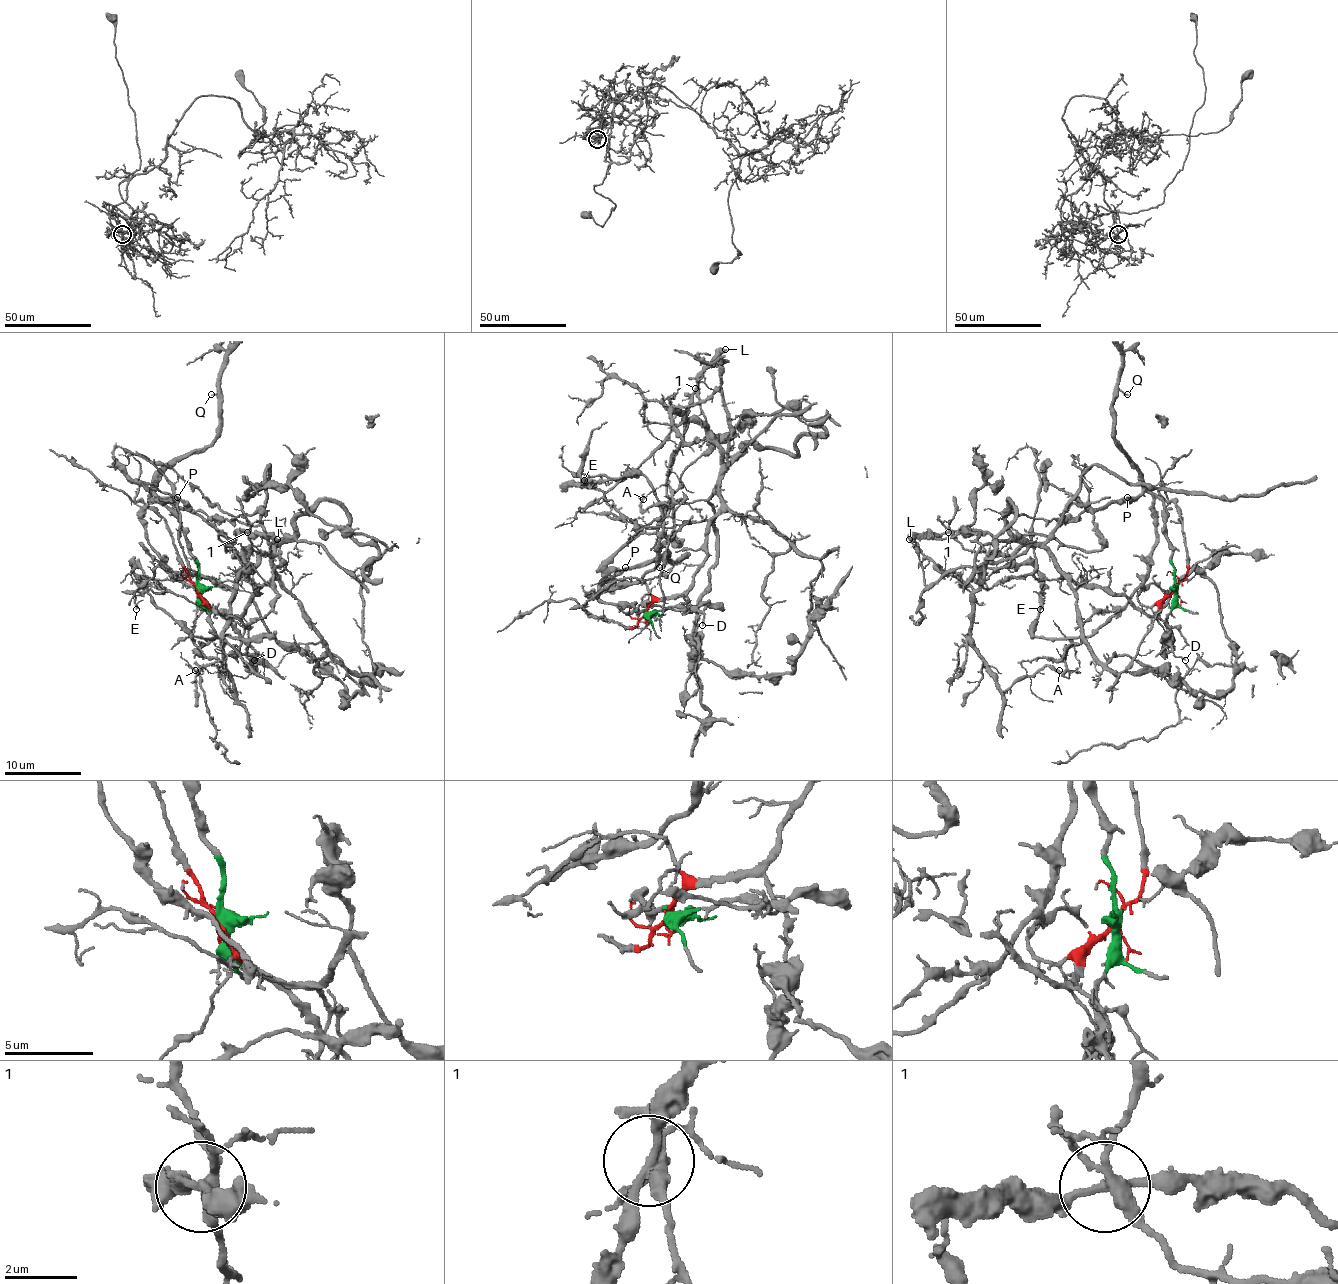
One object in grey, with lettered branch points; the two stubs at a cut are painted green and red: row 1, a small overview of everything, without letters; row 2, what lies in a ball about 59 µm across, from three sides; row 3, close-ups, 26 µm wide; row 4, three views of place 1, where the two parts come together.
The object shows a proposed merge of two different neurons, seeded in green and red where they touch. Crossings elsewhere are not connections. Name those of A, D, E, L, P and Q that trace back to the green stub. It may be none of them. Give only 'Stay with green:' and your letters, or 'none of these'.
Stay with green: D, E, L, P, Q

